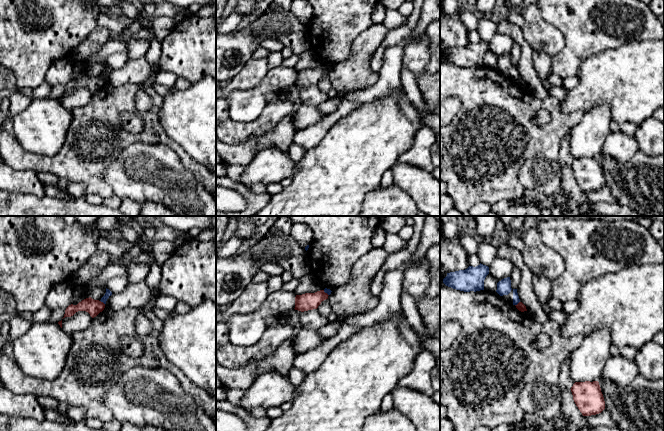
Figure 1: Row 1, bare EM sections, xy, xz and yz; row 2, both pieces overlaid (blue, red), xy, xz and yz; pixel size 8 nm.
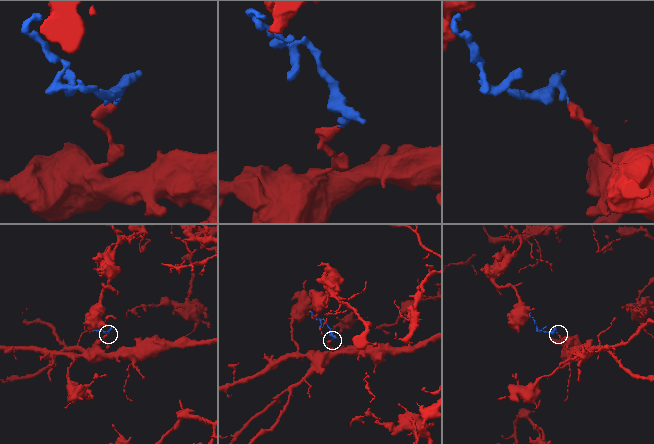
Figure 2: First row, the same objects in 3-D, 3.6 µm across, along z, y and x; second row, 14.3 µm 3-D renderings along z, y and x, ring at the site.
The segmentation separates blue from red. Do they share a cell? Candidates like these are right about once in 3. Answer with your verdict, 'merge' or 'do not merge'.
do not merge

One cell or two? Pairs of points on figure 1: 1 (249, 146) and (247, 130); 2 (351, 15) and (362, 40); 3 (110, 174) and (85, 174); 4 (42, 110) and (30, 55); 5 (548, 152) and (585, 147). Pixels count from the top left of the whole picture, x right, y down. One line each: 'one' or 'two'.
1: two
2: two
3: two
4: two
5: two

